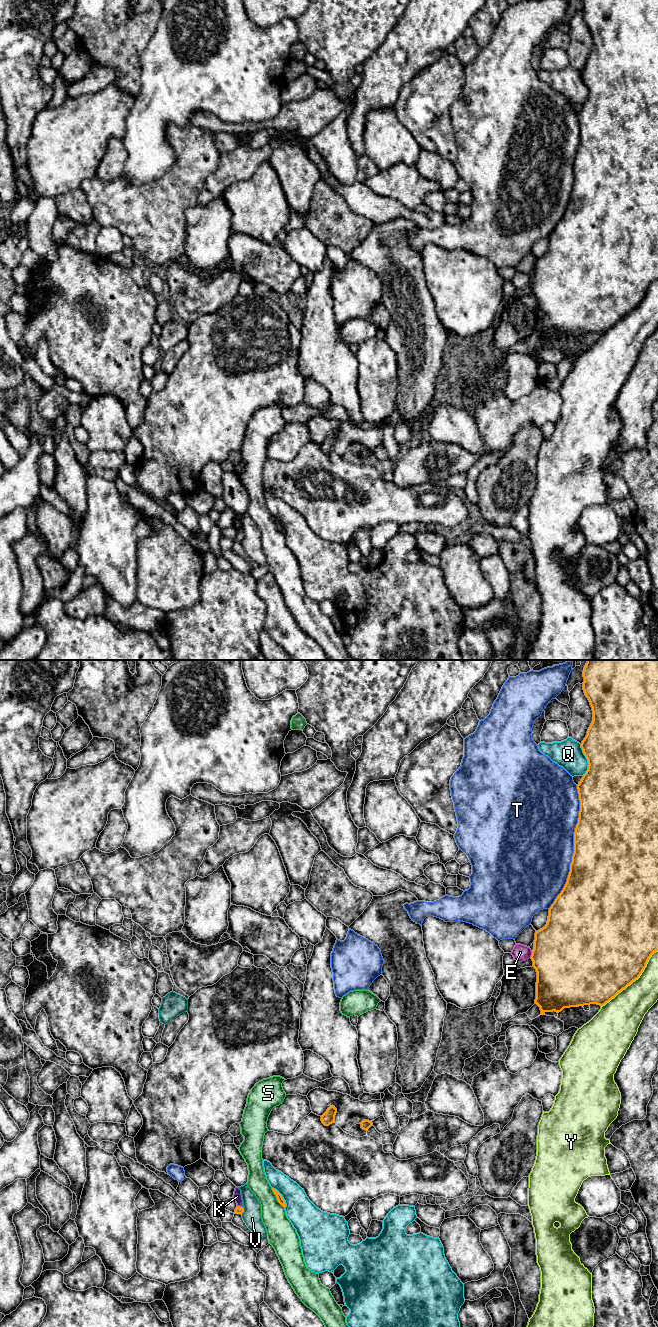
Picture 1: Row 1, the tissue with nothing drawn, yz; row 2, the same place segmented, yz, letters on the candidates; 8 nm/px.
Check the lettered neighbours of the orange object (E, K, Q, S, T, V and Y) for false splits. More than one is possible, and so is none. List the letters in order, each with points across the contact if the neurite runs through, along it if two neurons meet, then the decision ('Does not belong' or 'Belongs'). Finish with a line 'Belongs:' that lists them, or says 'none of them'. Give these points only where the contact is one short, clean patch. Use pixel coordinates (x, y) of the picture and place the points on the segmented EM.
E: Does not belong
K: Path across: yz (239, 1210), (239, 1206), (237, 1196). Belongs
Q: Does not belong
S: Does not belong
T: Does not belong
V: Does not belong
Y: Does not belong
Belongs: K

